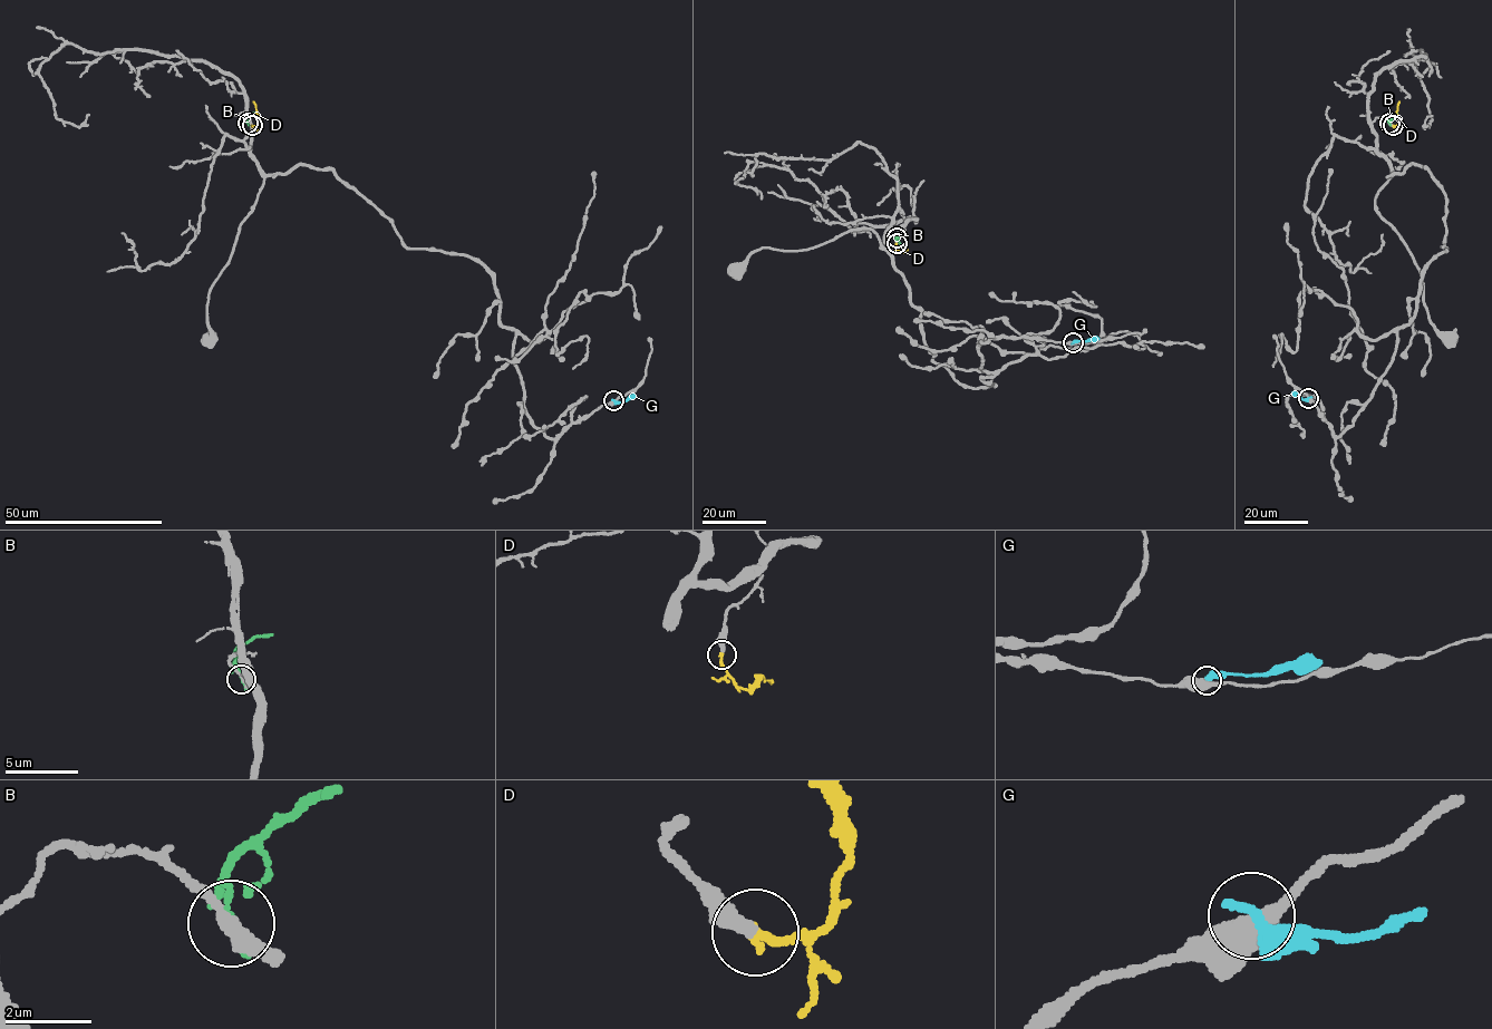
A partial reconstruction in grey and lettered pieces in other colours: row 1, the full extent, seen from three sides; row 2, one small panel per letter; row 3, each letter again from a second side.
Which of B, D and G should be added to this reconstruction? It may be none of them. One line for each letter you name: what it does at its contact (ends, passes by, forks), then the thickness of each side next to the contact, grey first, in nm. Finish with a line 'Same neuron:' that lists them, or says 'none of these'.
D: it ends there; 320 nm thick on the grey side, 240 nm on the other
Same neuron: D

